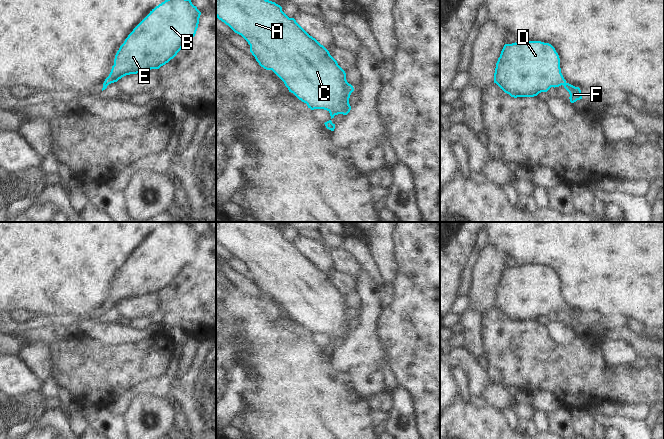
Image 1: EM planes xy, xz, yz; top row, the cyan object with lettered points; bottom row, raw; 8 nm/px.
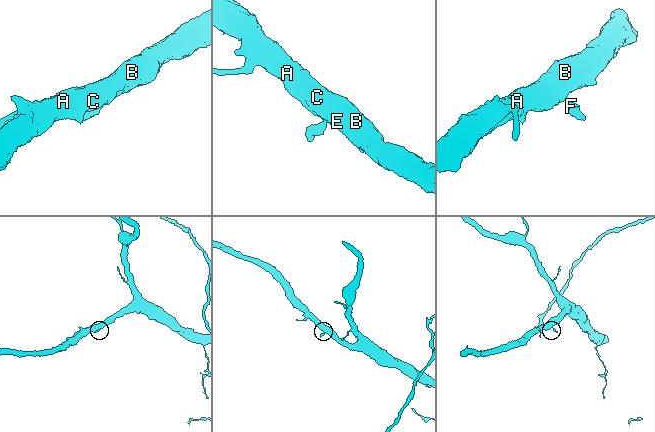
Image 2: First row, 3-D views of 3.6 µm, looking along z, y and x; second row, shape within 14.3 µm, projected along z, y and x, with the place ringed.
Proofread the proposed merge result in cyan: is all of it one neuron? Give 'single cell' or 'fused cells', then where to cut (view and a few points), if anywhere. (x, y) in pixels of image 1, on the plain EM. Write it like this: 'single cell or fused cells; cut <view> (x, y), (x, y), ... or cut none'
single cell; cut none

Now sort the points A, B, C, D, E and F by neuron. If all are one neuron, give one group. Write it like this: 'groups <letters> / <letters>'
groups A B C D E F

